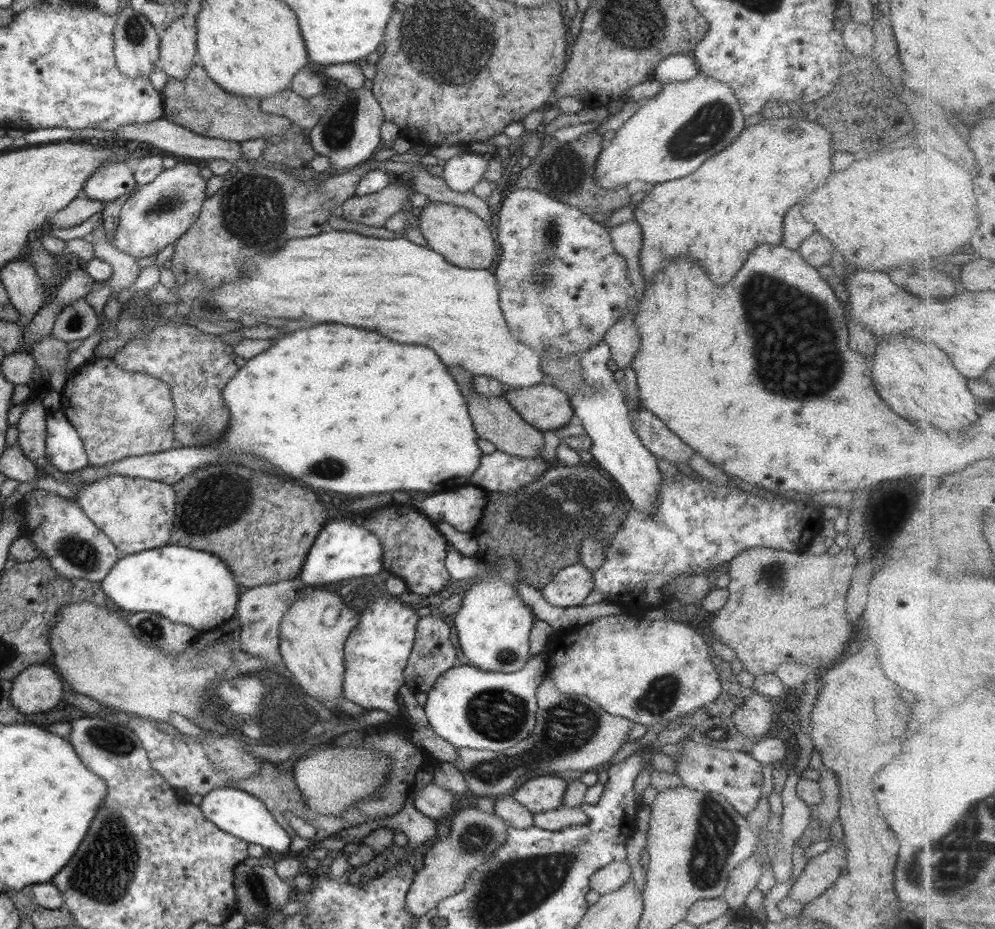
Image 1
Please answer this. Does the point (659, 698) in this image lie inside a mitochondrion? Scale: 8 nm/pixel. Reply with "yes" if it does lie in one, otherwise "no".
yes

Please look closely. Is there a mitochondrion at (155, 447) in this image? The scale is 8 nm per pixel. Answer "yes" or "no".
no

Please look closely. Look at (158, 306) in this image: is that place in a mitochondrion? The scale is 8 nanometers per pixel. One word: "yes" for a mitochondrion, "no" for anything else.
yes

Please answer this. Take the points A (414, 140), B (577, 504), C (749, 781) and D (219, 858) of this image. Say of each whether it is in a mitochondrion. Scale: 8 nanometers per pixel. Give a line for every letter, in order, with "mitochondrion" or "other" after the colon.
A: other
B: mitochondrion
C: other
D: other

